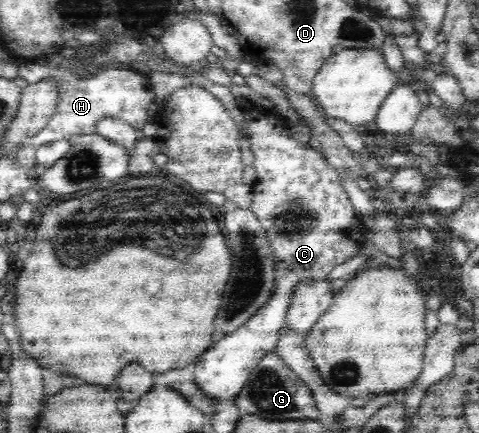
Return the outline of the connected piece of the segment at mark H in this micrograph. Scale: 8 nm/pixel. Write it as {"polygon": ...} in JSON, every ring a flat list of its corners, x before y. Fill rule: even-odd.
{"polygon":[[27,55,22,57,16,64,18,65,18,77,27,81,27,84,39,83,39,80,48,77,49,81,55,81,55,85,61,87,60,101,55,113,51,116,51,120,37,135,26,139,24,142,26,146,38,150,40,147,55,141,63,139,71,141,78,136,93,134,95,125,101,119,107,119,108,117,121,119,139,131,149,121,145,112,154,100,147,88,148,77,141,76,139,72,113,68,101,71,98,75,93,75,85,80,77,80,69,72,51,69,51,67,39,65,39,63,32,60,27,61]]}

